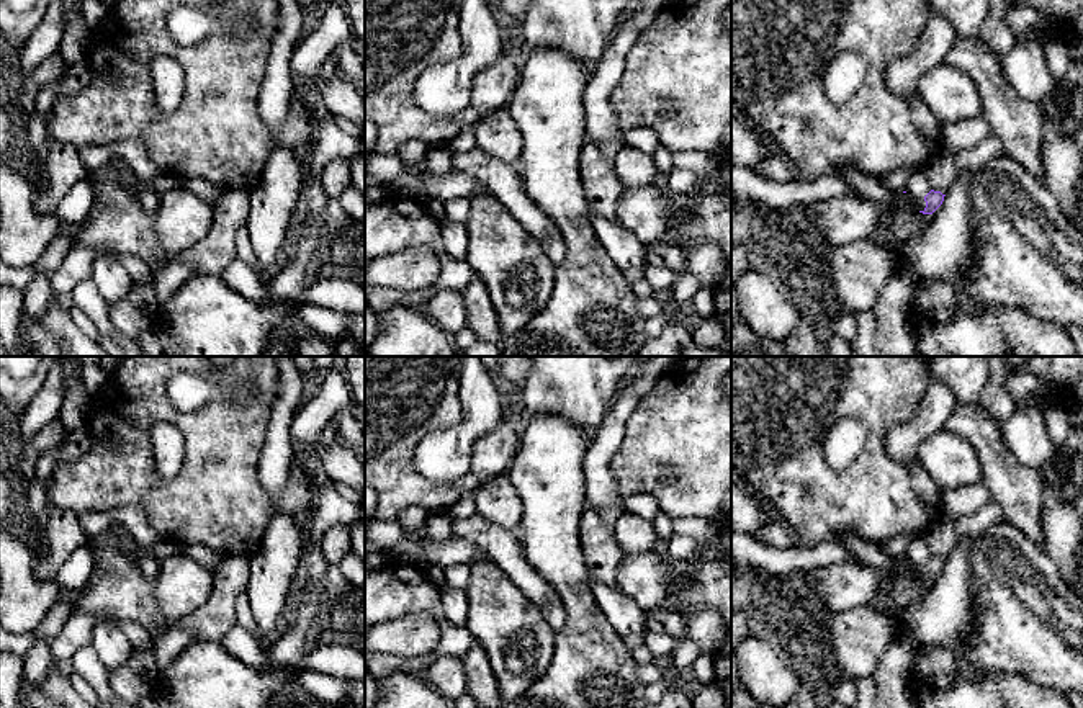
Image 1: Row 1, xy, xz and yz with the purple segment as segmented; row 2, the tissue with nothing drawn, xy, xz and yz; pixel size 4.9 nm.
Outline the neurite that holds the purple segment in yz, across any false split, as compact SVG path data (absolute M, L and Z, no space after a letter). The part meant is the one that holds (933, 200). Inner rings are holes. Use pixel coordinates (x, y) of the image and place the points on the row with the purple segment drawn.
M841 165L834 168L829 175L841 178L867 199L892 204L897 208L908 206L911 211L919 211L923 214L932 214L942 204L946 196L941 191L934 190L931 190L924 198L914 198L910 193L890 191L877 180L861 173L852 165Z

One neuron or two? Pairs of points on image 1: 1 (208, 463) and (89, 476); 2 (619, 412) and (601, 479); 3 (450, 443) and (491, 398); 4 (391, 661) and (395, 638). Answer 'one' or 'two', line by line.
1: one
2: one
3: one
4: two

